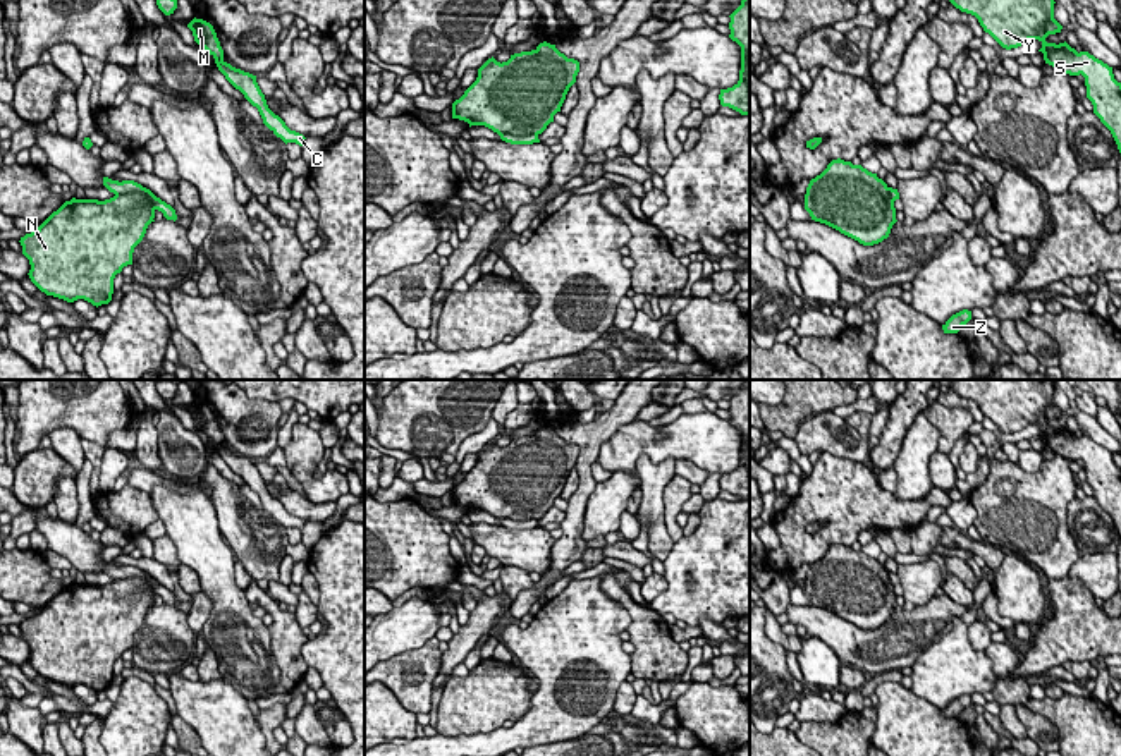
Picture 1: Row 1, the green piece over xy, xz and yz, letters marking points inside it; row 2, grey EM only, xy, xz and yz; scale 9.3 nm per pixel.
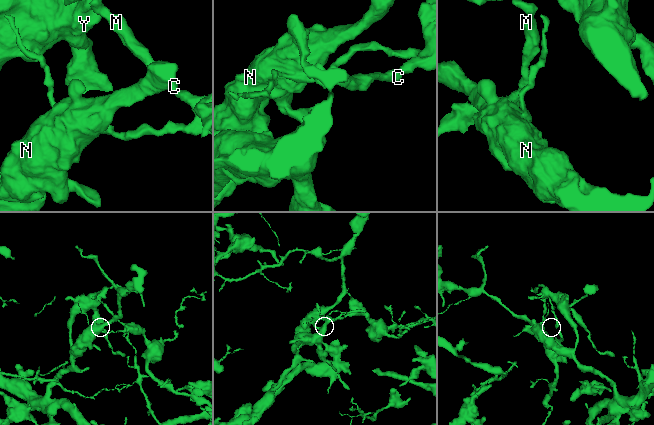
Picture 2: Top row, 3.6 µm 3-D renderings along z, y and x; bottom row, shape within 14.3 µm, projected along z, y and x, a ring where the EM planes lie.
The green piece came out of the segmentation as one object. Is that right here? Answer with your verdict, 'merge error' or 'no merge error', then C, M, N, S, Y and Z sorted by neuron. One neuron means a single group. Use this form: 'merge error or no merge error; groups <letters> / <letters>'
no merge error; groups C M N S Y Z

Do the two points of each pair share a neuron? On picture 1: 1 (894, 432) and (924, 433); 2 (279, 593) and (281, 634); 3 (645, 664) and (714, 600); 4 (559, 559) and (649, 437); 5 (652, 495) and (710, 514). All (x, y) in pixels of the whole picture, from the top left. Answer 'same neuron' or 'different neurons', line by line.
1: different neurons
2: different neurons
3: different neurons
4: different neurons
5: different neurons

